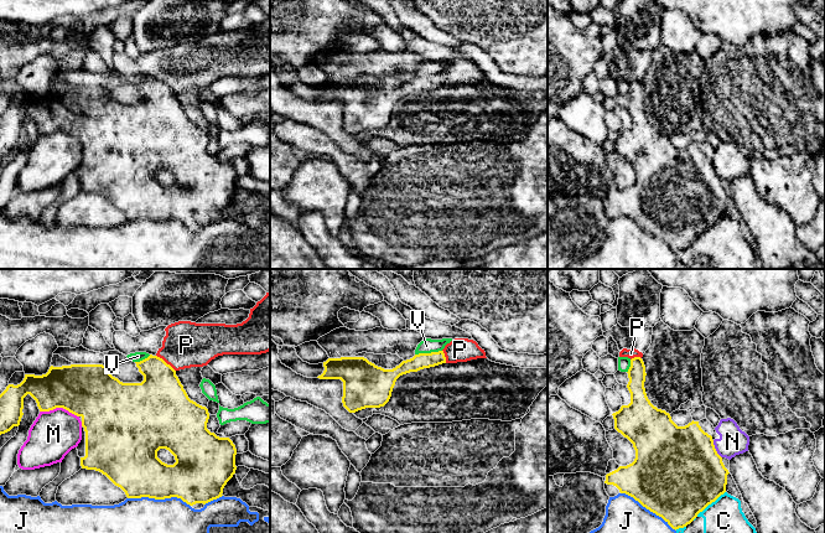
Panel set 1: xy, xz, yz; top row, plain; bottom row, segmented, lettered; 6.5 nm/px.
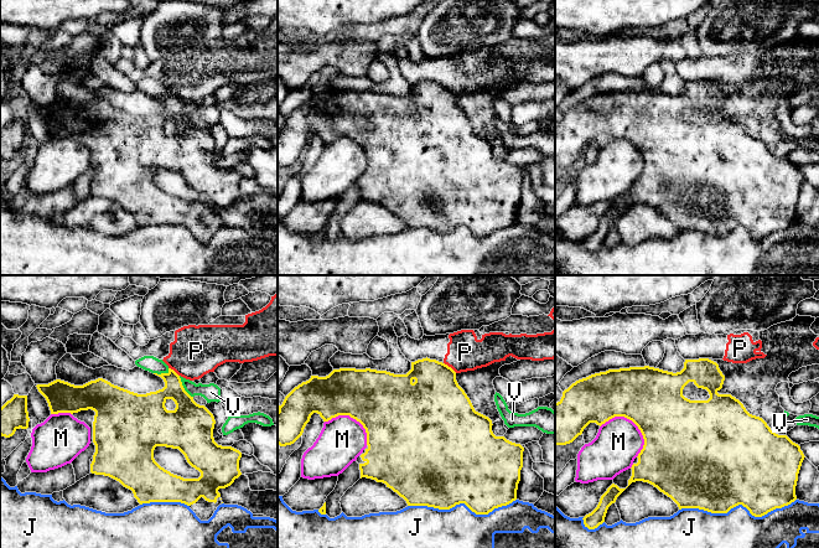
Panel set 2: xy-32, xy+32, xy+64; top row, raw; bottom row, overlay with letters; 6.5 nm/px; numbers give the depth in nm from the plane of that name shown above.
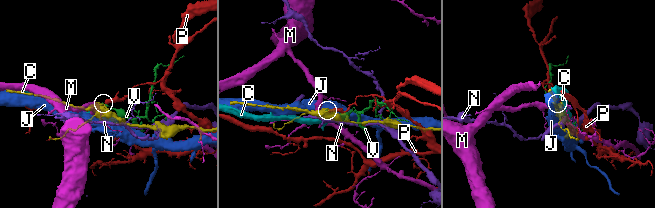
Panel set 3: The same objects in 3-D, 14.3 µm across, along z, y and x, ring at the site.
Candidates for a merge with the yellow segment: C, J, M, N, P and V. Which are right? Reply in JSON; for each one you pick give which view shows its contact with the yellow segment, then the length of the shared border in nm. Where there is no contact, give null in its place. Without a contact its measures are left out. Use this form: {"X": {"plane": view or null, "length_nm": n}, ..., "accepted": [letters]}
{"accepted": []}

